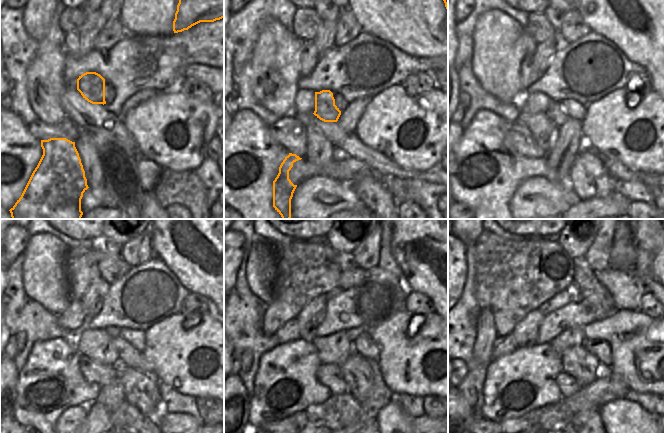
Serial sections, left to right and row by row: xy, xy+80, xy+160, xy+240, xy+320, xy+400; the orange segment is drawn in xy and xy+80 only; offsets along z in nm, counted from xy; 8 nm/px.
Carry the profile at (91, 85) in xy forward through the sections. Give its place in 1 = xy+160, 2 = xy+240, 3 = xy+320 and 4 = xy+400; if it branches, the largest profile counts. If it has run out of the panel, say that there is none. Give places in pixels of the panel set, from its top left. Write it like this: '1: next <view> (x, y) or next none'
1: next xy+160 (556, 113)
2: next xy+240 (130, 356)
3: next xy+320 (380, 396)
4: next xy+400 (577, 421)

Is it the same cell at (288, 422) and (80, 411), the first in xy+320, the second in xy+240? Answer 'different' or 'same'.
same

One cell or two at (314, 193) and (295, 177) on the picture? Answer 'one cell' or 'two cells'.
two cells

